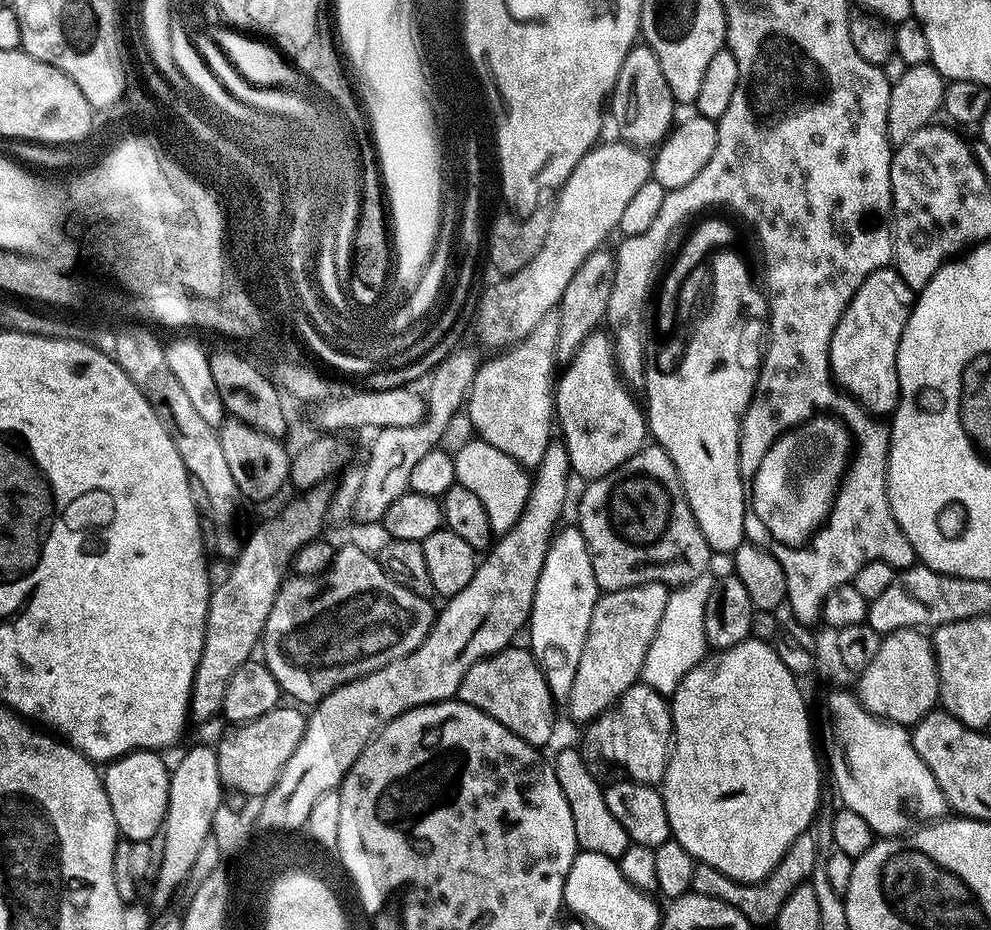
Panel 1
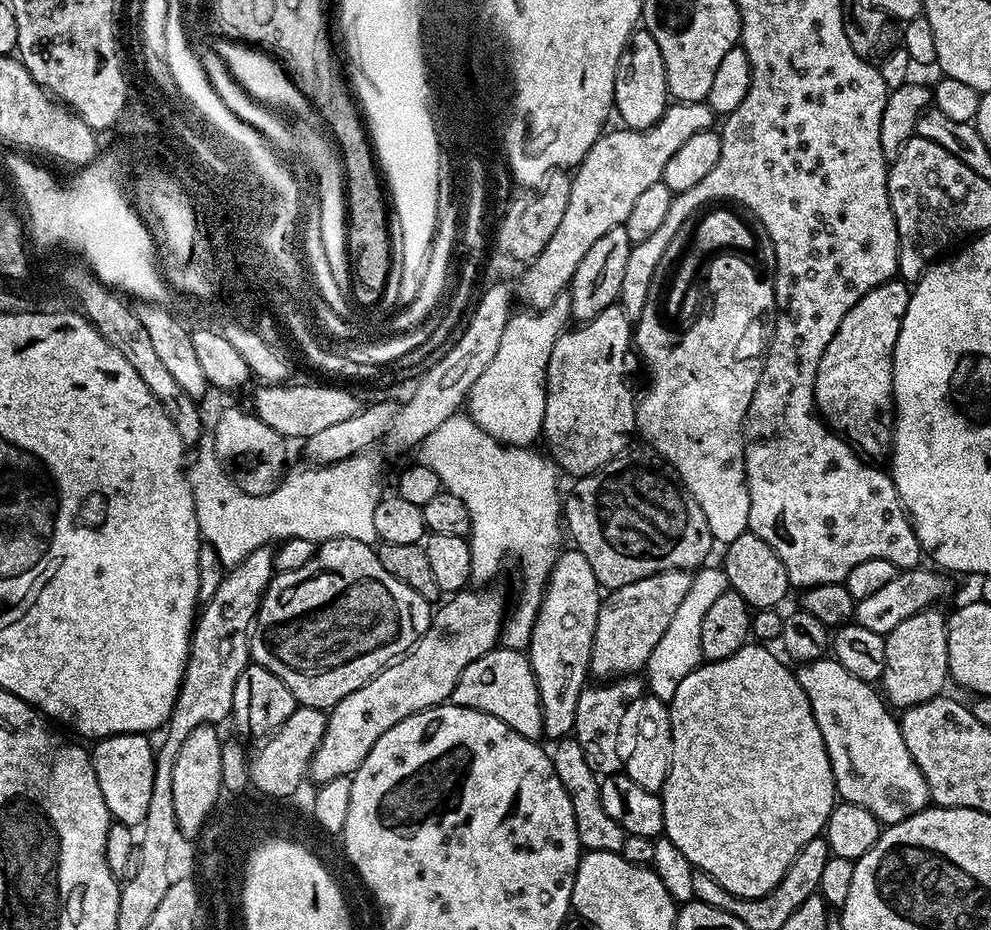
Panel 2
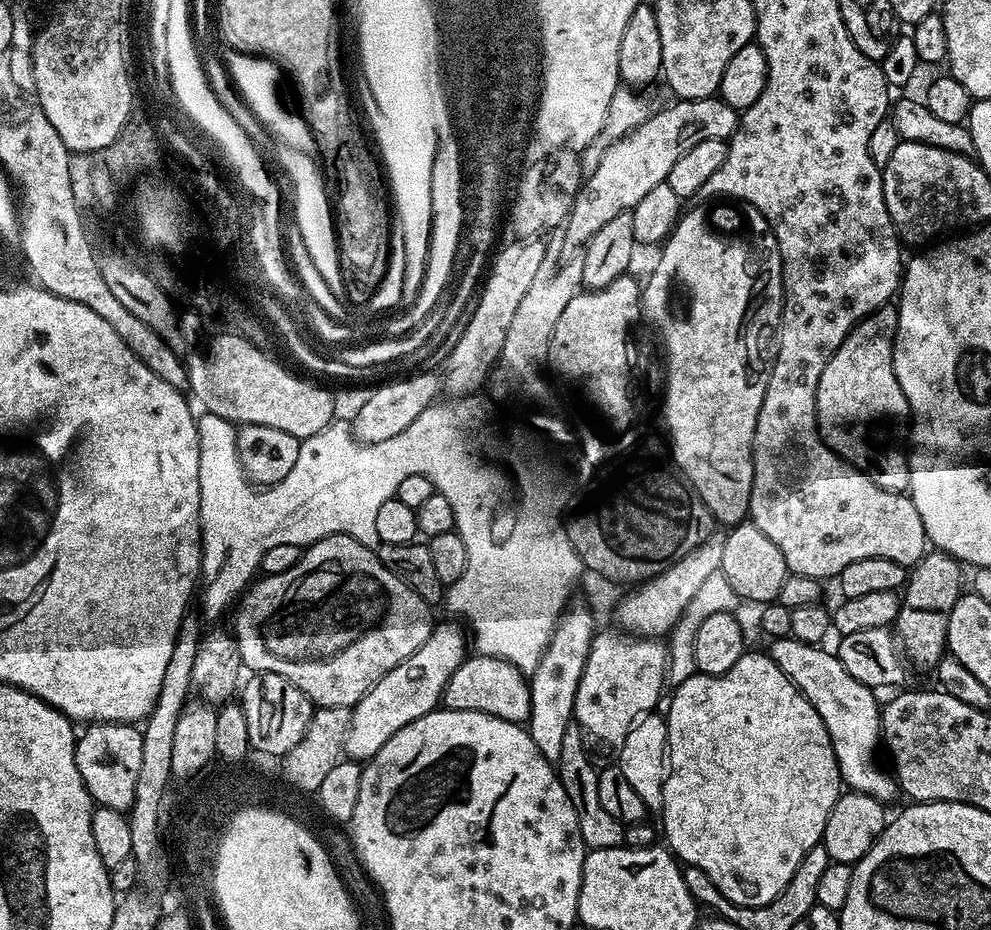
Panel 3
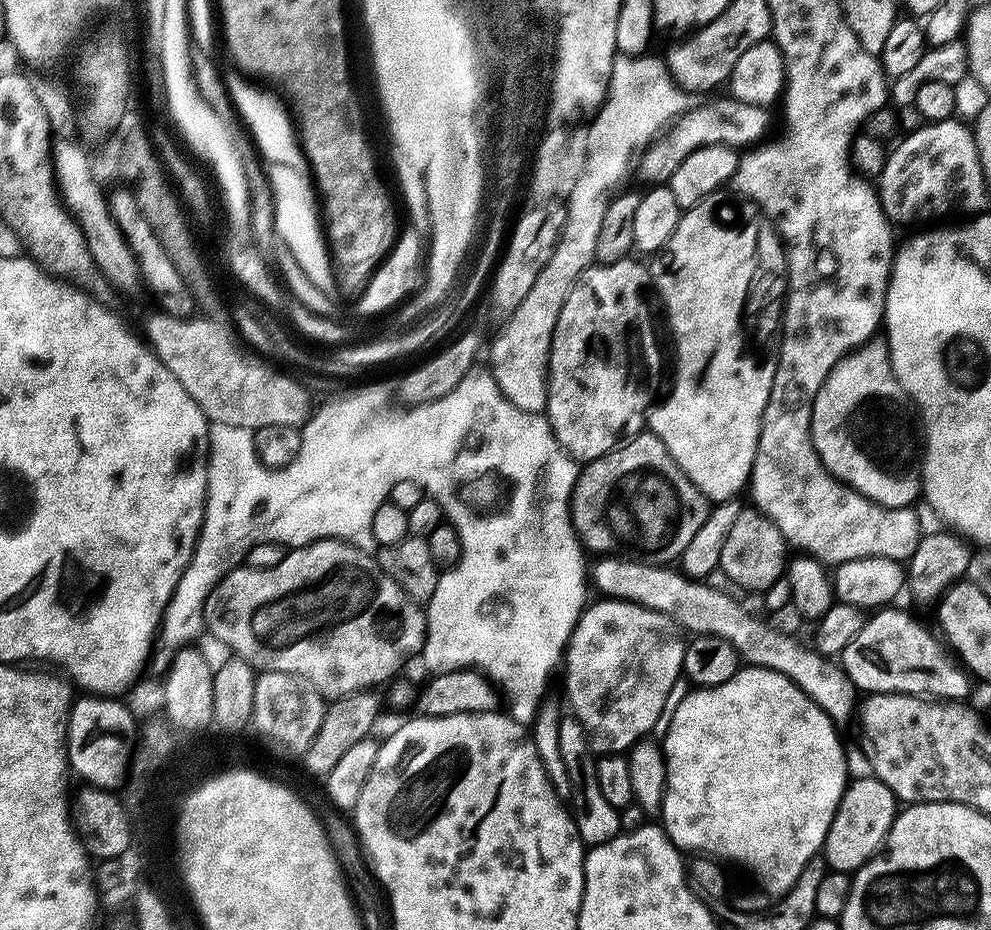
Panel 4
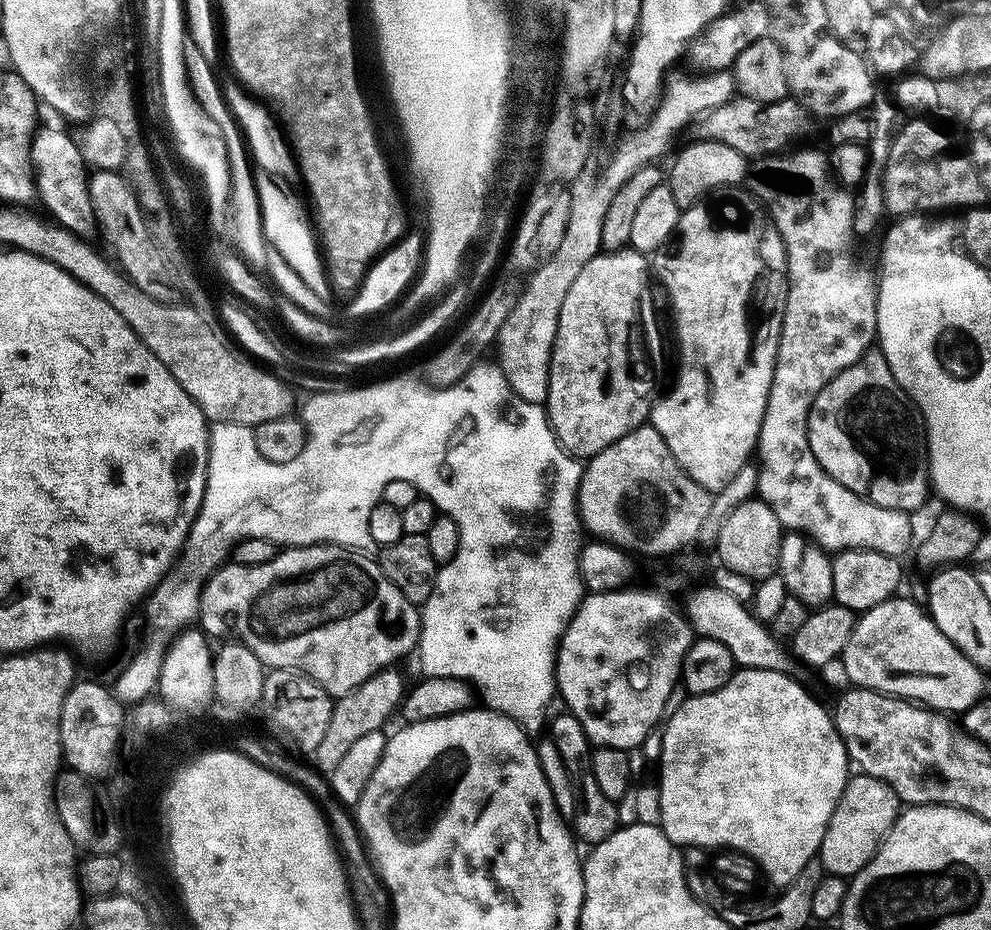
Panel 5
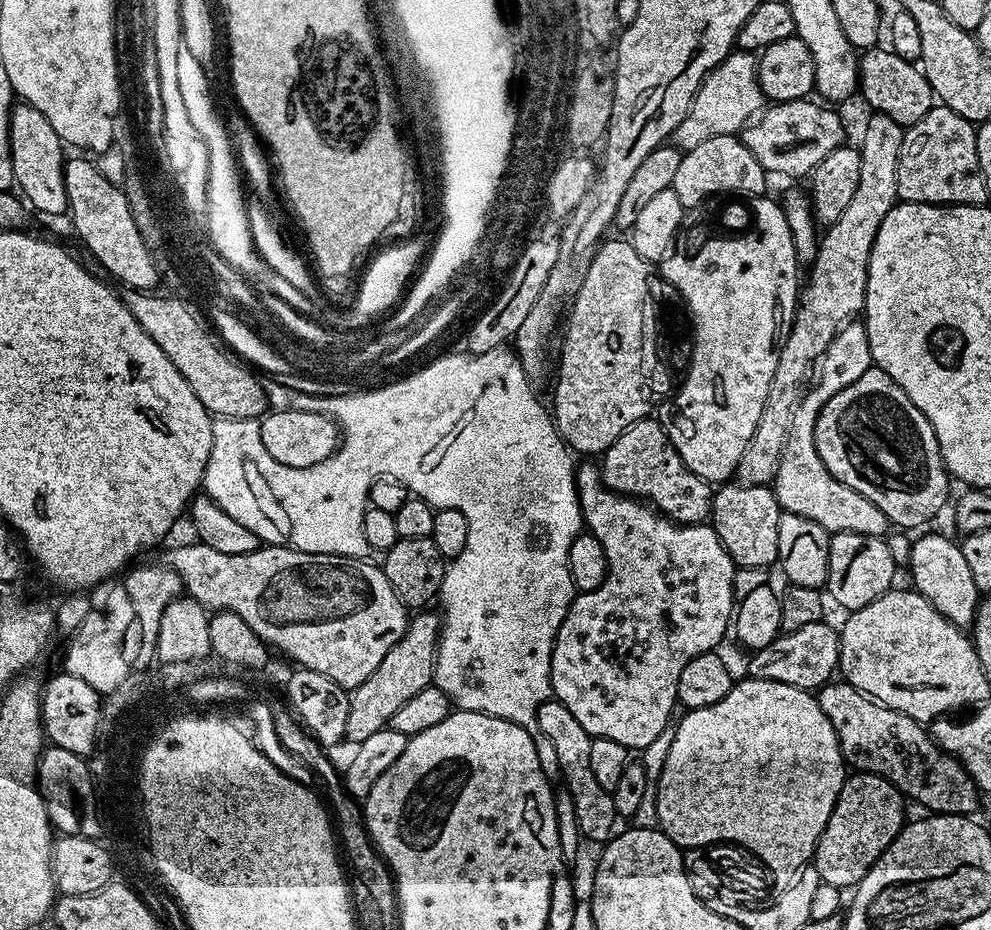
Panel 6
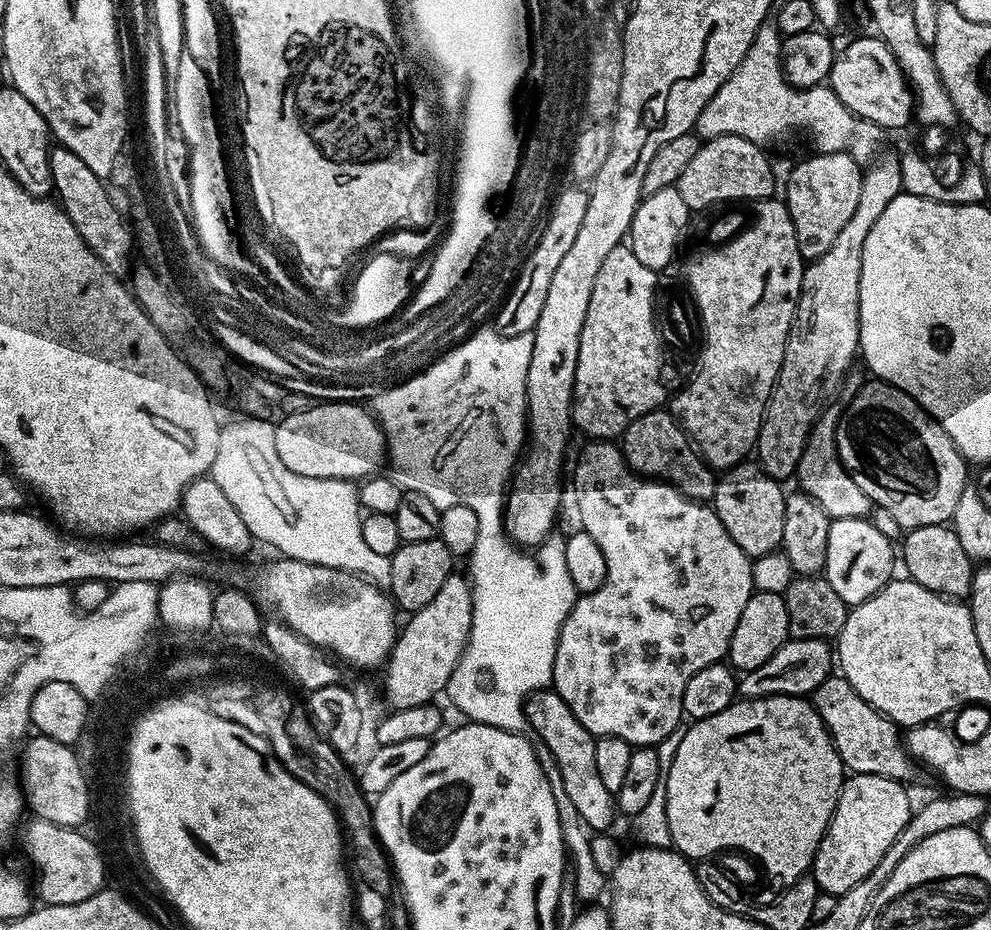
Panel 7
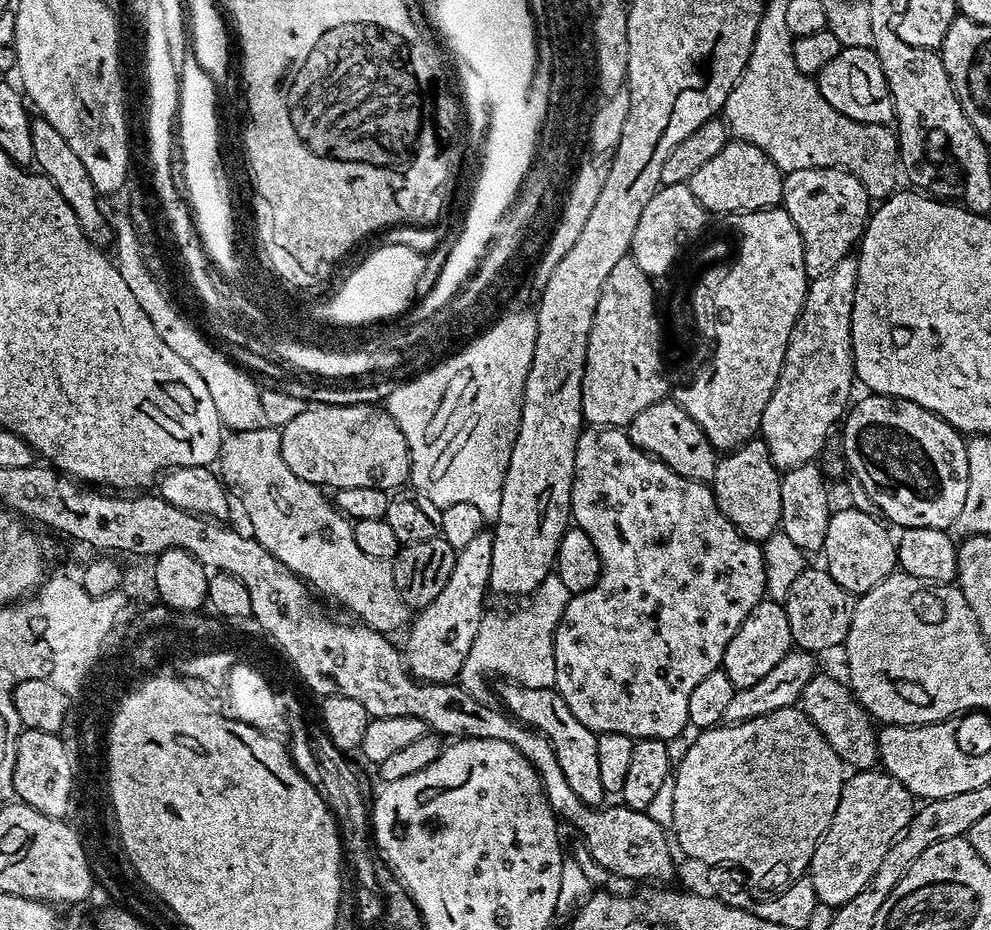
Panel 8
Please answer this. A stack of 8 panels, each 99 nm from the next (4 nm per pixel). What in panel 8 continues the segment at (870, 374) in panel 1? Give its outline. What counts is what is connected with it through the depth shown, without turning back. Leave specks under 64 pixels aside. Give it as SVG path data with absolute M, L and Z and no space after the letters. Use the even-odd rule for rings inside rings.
M864 394L864 397L858 400L847 409L842 420L842 459L847 471L857 476L858 481L862 482L863 489L881 508L883 519L893 520L898 526L897 529L951 529L955 525L958 513L962 511L962 501L966 498L965 437L935 412L909 400L875 394Z

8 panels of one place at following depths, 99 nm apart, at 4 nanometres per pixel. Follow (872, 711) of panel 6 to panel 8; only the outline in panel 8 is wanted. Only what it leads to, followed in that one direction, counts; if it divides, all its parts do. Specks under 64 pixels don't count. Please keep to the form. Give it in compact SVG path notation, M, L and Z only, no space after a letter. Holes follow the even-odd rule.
M823 674L812 676L810 682L806 682L806 690L802 690L799 707L808 715L810 722L814 722L822 738L830 742L830 750L834 750L834 754L838 754L838 758L849 769L875 769L880 759L877 725L859 700L852 695L851 687L843 679L840 680Z

